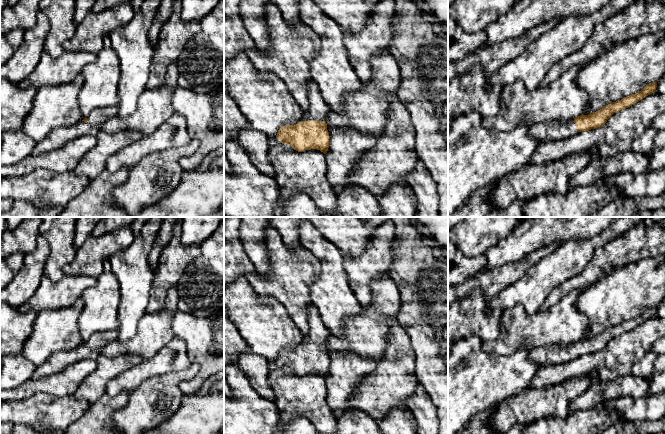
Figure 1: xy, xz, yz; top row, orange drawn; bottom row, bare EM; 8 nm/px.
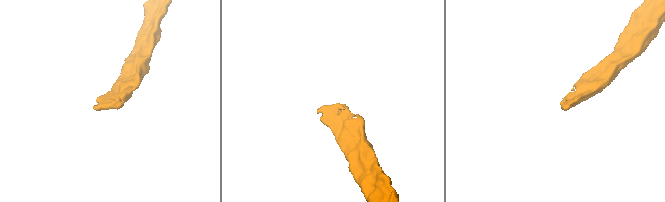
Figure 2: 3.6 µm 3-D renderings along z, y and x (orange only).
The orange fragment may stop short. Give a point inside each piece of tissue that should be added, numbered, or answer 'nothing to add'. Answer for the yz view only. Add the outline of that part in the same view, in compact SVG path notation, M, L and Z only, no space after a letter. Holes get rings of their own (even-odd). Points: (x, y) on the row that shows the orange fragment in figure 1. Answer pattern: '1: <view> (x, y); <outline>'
1: yz (549, 131); M574 119L566 122L550 121L532 125L529 136L539 143L557 141L568 138L578 133Z

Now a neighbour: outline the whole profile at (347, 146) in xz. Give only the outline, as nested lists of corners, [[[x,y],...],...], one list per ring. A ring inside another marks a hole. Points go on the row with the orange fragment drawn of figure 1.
[[[327,124],[329,148],[325,154],[329,184],[340,190],[350,188],[357,163],[376,144],[376,138],[356,129],[333,127]]]

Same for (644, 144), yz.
[[[652,127],[648,128],[640,137],[633,141],[632,151],[645,154],[649,158],[652,158],[656,134],[657,132]]]

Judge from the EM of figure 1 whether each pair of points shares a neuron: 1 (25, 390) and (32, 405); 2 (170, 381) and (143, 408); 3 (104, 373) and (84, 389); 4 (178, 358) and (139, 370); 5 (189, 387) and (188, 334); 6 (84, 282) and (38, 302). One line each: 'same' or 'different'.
1: different
2: same
3: same
4: same
5: same
6: same

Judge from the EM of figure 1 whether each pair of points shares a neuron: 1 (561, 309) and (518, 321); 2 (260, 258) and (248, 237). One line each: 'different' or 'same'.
1: same
2: same

